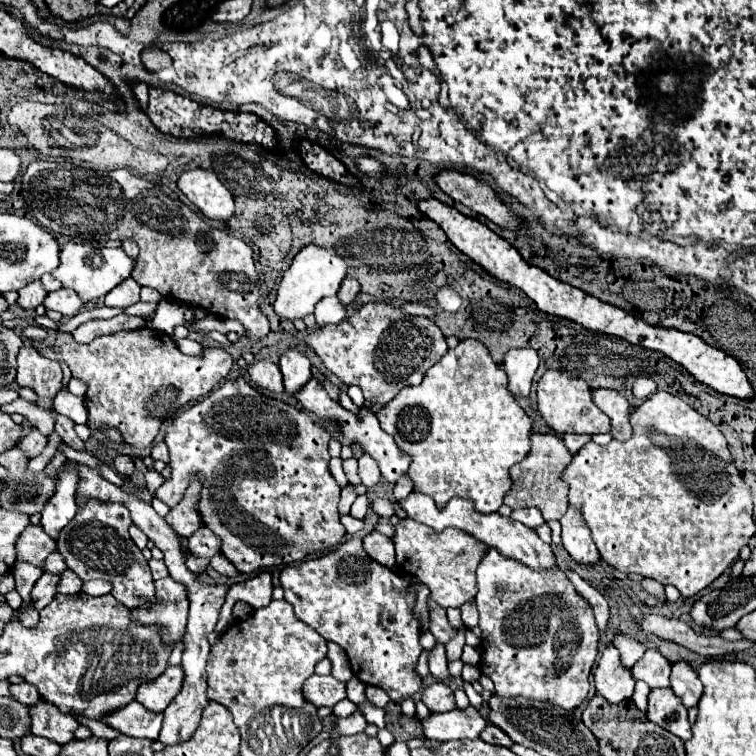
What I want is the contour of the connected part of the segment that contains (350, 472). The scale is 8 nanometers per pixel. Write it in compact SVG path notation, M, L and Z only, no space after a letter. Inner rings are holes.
M349 458L343 462L343 470L347 474L347 480L349 484L359 484L359 476L357 476L357 460L355 458Z

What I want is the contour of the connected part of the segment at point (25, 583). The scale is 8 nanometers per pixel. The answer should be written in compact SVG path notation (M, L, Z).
M17 562L13 566L13 576L15 576L15 584L17 584L17 592L21 594L23 602L27 602L29 592L33 588L33 584L37 582L37 578L43 574L41 568L29 564L29 562Z

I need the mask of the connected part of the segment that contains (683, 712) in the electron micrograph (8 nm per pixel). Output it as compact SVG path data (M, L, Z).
M659 688L649 692L647 720L679 736L683 742L691 738L691 724L687 720L687 708L671 688Z

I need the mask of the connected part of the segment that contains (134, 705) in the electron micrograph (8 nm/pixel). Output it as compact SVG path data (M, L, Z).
M131 702L129 706L115 710L113 714L105 714L101 722L127 736L157 740L161 730L161 720L163 720L163 714L149 712L139 702Z

